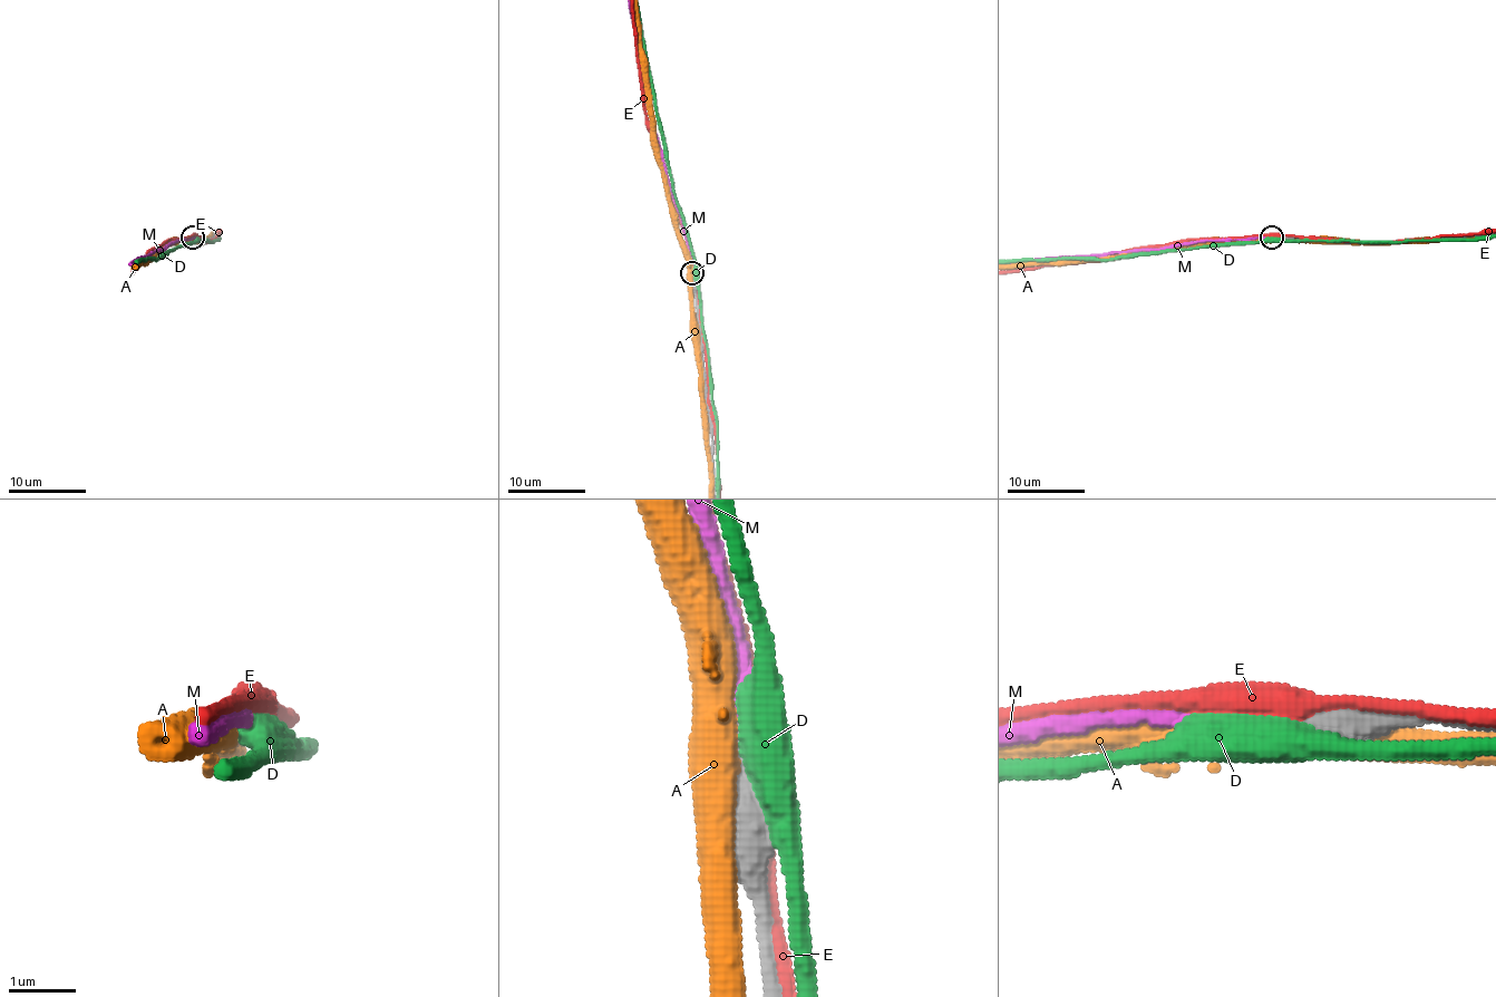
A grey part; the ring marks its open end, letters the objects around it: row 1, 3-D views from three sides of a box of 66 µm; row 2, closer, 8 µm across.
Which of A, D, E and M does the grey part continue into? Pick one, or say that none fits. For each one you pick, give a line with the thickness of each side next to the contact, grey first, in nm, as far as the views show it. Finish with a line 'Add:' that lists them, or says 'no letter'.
M: 240/260 nm
Add: M

